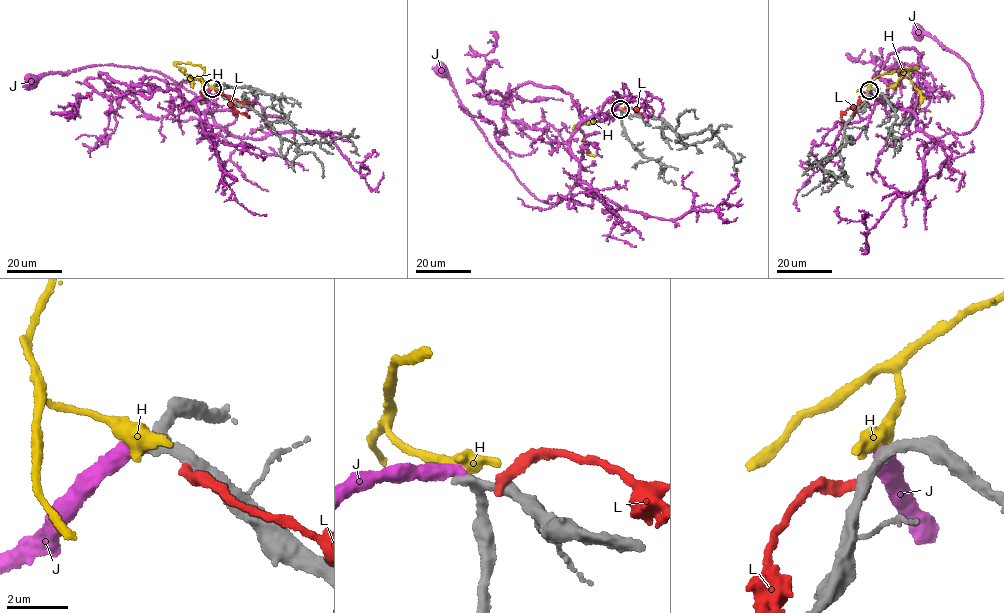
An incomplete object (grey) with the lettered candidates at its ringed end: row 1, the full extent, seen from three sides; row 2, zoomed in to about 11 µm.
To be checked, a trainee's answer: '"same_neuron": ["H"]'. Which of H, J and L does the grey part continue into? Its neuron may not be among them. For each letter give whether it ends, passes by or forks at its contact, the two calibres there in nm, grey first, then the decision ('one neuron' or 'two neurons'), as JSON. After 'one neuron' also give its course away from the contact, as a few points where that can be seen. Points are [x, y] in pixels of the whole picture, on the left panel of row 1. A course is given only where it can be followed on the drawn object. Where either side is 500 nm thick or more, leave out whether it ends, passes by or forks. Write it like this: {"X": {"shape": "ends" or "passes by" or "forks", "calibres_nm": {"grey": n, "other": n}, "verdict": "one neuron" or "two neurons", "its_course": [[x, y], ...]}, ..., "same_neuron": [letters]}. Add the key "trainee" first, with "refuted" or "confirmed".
{"trainee": "refuted", "H": {"calibres_nm": {"grey": 340, "other": 700}, "verdict": "two neurons"}, "J": {"shape": "ends", "calibres_nm": {"grey": 320, "other": 440}, "verdict": "one neuron", "its_course": [[212, 88], [184, 105], [204, 112], [212, 111], [206, 100], [171, 79], [139, 67], [89, 66], [30, 80]]}, "L": {"shape": "ends", "calibres_nm": {"grey": 360, "other": 360}, "verdict": "two neurons"}, "same_neuron": ["J"]}

